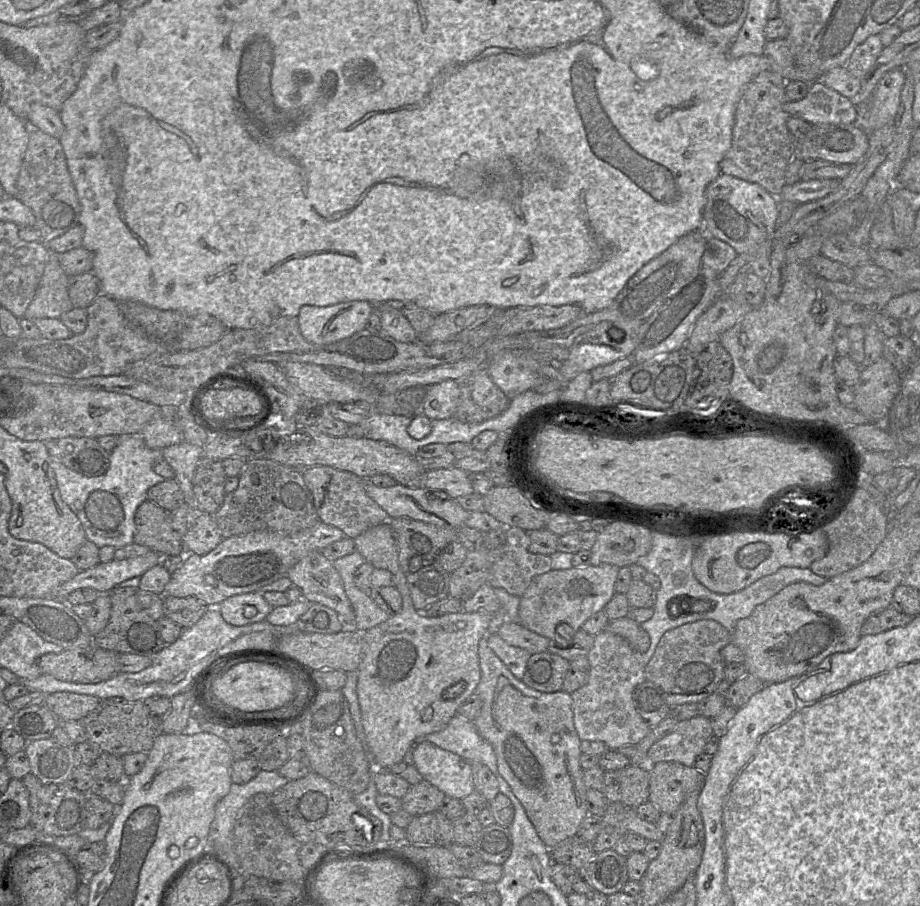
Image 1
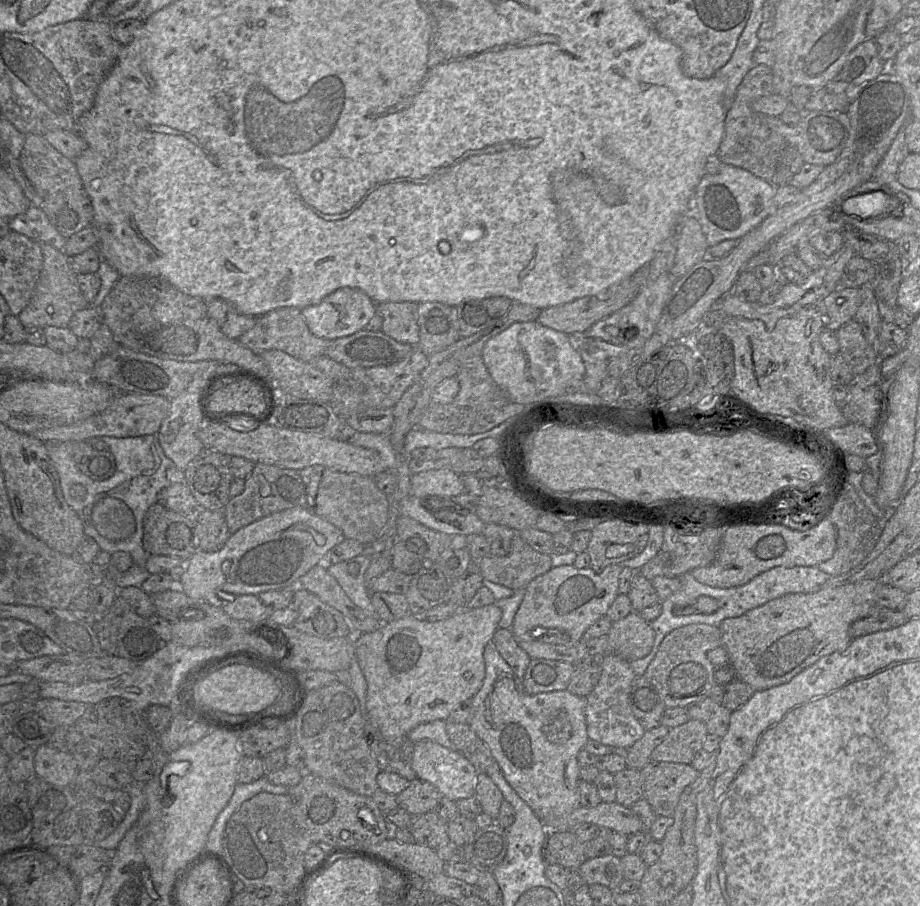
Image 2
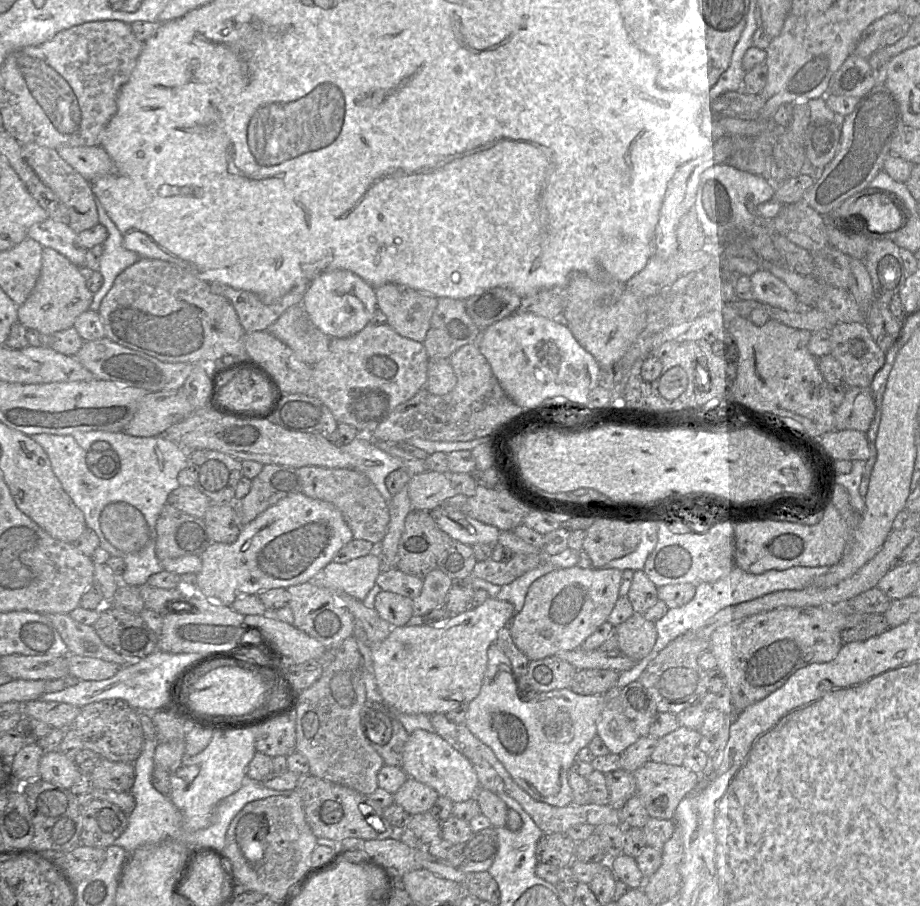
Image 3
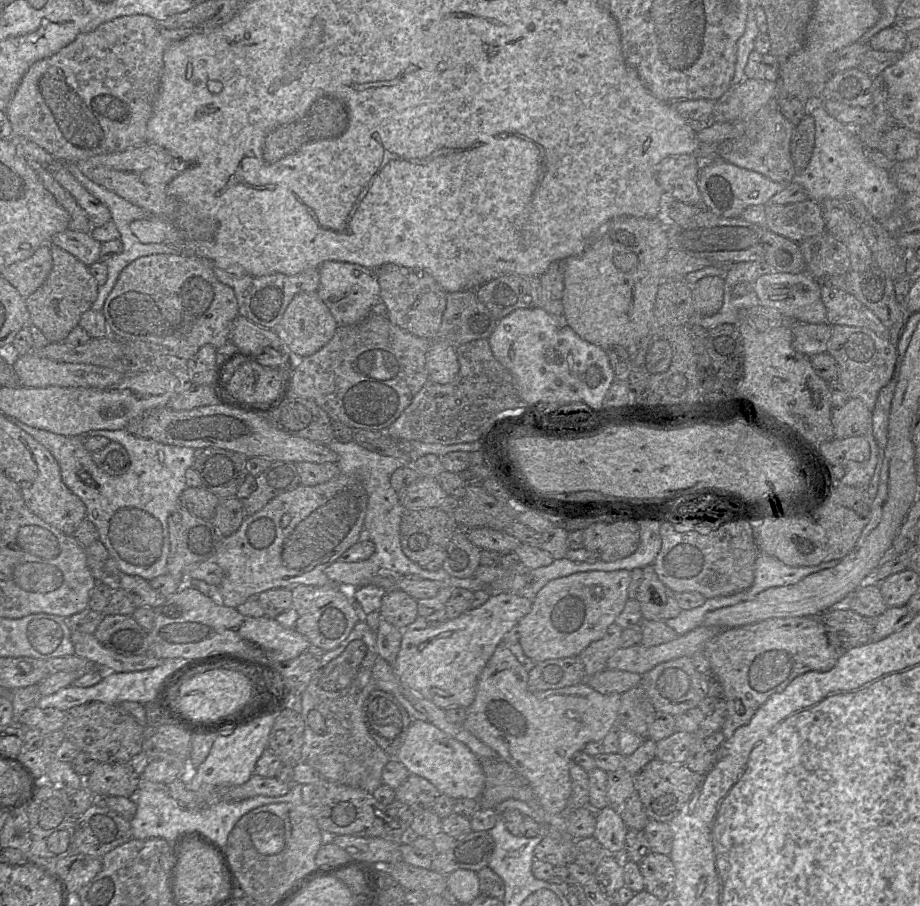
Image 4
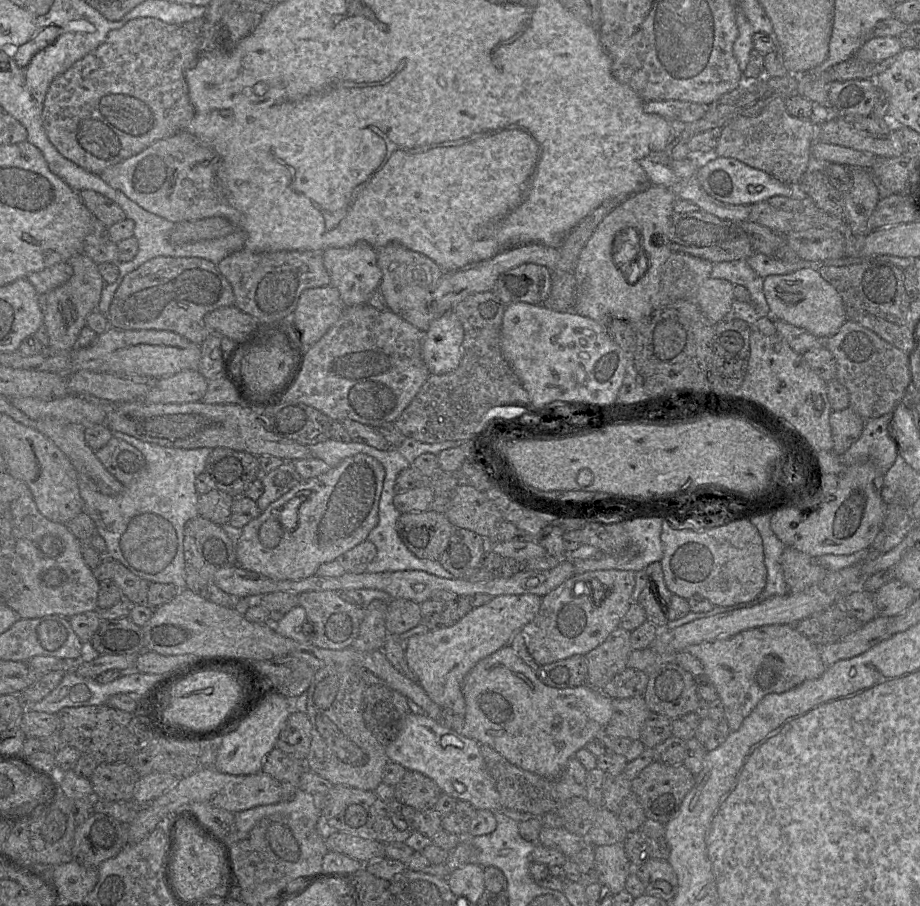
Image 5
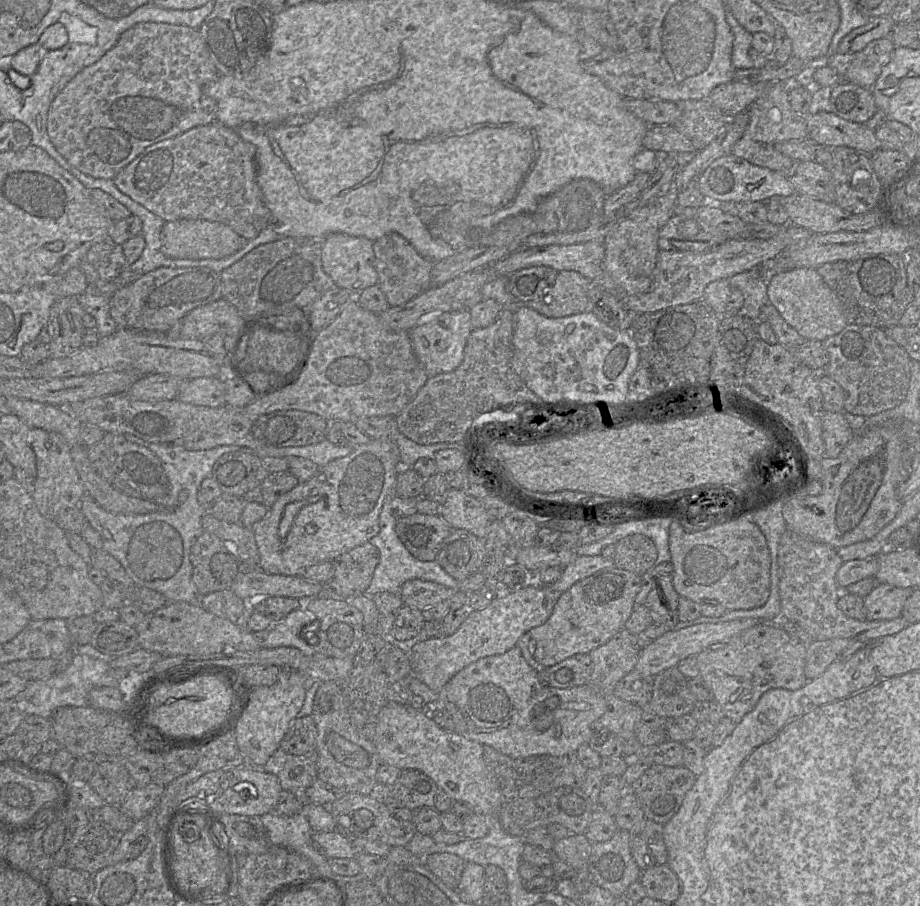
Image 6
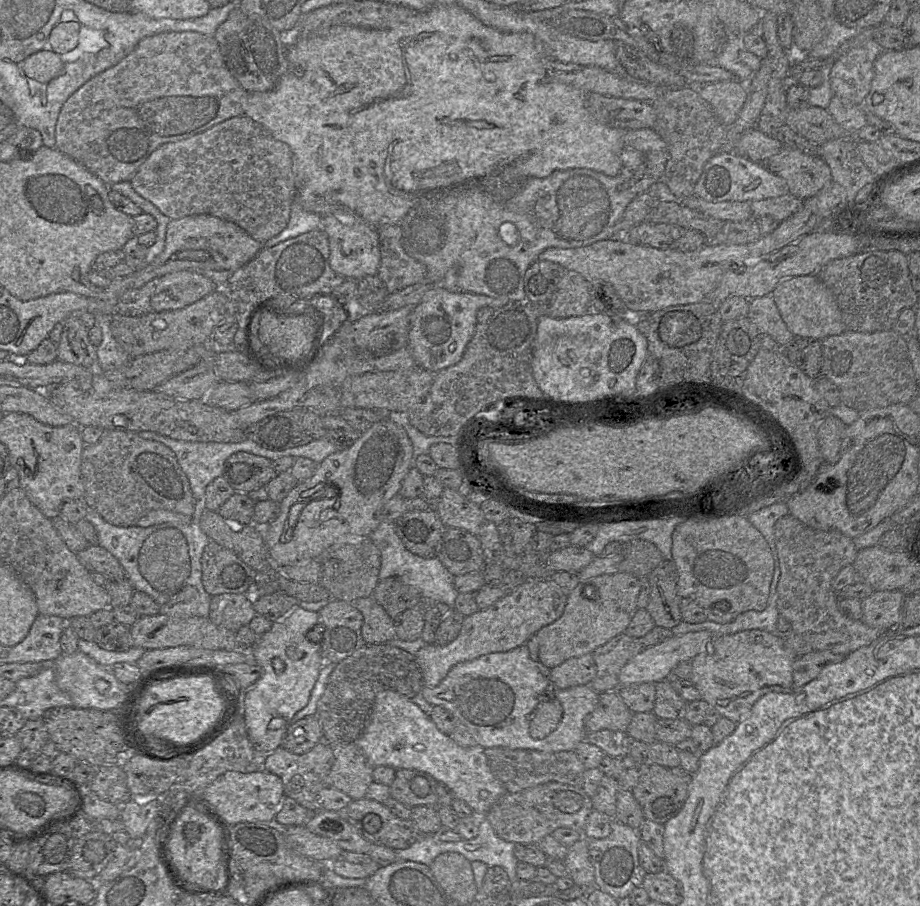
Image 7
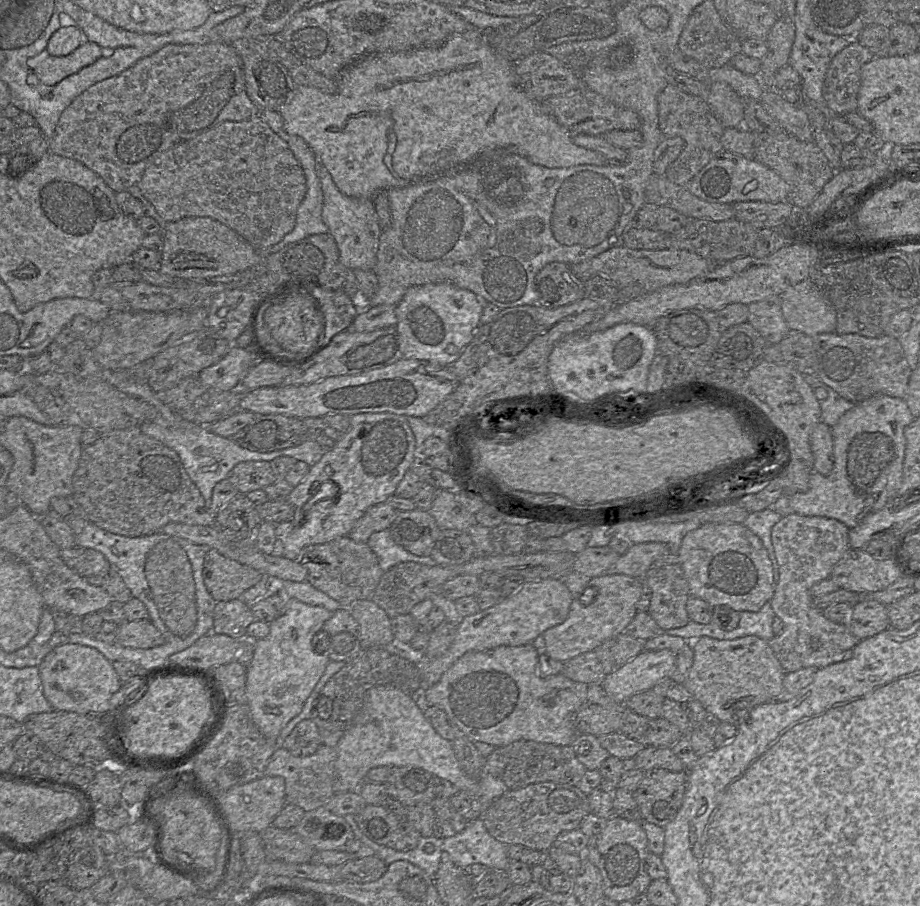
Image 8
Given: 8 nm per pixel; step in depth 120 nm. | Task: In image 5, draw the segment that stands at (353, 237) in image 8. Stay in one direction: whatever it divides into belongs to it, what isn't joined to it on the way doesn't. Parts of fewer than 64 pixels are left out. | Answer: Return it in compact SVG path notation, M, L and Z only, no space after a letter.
M361 241L346 248L328 248L323 252L323 264L330 276L330 285L336 288L346 307L367 304L372 293L379 288L382 272L377 265L376 249Z

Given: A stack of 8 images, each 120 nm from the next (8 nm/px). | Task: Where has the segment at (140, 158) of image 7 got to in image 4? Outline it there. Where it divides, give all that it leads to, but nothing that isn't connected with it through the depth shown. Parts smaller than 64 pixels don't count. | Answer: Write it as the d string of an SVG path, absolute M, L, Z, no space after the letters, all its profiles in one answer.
M146 15L122 16L102 23L91 32L79 34L73 42L54 55L32 64L21 79L5 111L12 126L13 137L33 142L48 152L55 160L65 163L77 163L92 156L122 152L146 144L146 129L160 85L163 55L170 42L173 41L167 40L162 35L158 21Z

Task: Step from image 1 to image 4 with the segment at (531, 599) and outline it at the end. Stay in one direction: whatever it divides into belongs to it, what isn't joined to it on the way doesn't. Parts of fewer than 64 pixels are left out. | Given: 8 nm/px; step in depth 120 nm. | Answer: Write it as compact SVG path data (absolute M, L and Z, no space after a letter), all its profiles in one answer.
M627 570L573 573L549 581L533 598L530 612L518 622L519 644L524 654L533 663L579 656L592 642L604 636L608 627L622 612L628 600L630 582L631 571Z

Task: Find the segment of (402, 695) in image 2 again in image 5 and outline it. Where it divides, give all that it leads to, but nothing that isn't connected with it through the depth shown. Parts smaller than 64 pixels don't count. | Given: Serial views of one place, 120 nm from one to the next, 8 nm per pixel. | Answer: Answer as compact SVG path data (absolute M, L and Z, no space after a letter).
M534 594L494 596L488 603L472 608L452 626L410 637L404 644L404 651L417 682L438 706L464 716L464 678L479 661L510 644L515 634L535 618L541 600L541 596Z

